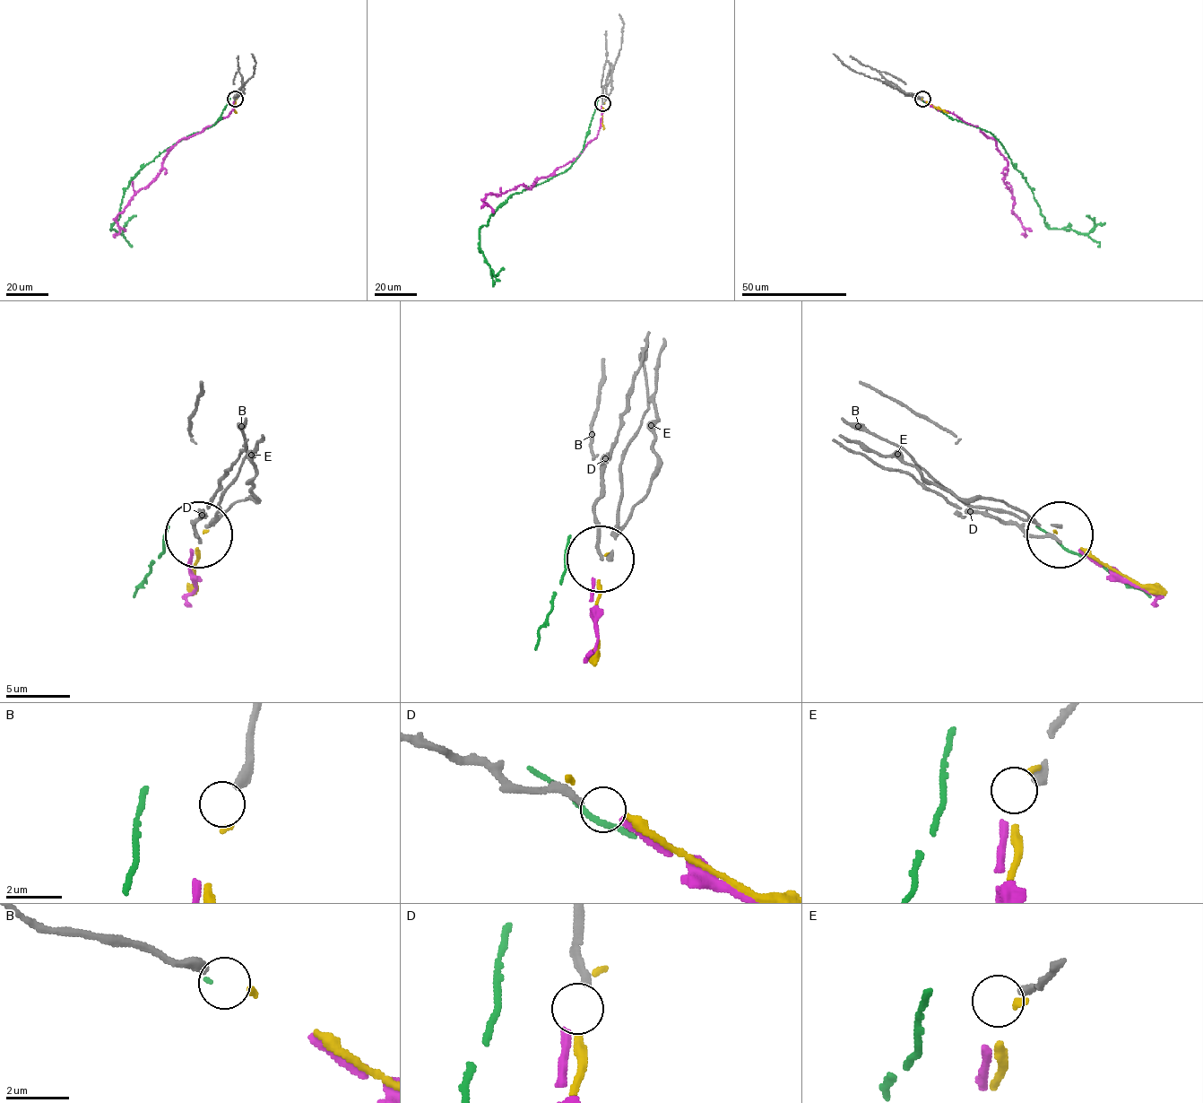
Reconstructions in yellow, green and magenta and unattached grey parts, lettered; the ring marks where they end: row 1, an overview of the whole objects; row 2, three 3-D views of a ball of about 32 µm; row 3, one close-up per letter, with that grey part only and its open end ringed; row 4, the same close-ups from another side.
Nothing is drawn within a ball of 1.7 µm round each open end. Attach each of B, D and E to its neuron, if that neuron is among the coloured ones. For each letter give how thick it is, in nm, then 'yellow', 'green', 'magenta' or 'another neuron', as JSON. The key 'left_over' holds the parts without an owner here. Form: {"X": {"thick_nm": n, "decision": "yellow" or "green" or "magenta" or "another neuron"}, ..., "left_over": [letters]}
{"B": {"thick_nm": 340, "decision": "yellow"}, "D": {"thick_nm": 280, "decision": "magenta"}, "E": {"thick_nm": 320, "decision": "another neuron"}, "left_over": ["E"]}

